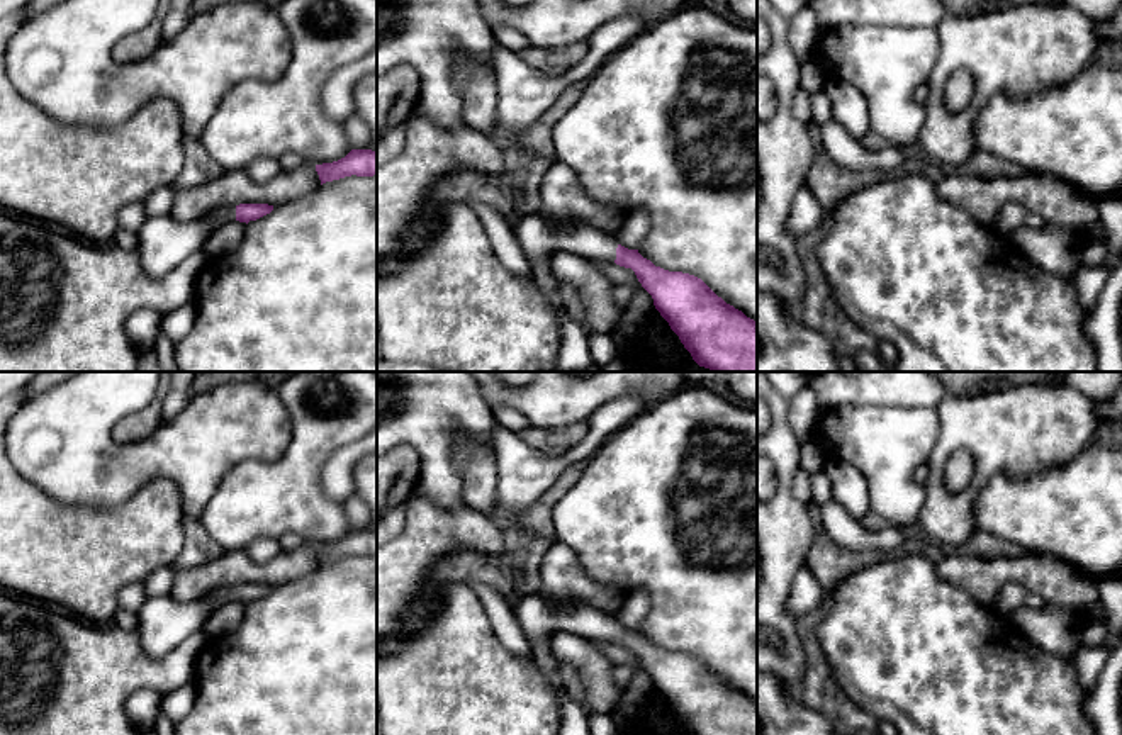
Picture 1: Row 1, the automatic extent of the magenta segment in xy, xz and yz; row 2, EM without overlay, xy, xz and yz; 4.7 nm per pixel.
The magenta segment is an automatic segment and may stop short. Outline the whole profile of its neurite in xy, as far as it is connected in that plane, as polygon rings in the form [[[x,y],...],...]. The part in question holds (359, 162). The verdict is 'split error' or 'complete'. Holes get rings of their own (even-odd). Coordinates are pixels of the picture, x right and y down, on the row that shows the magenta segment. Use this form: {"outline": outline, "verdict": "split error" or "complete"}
{"outline": [[[351,149],[345,158],[316,165],[321,185],[345,177],[373,177],[377,175],[377,153],[372,149]]], "verdict": "complete"}

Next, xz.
{"outline": [[[535,212],[523,216],[514,231],[531,263],[548,263],[555,250],[569,250],[597,263],[631,268],[699,367],[757,372],[757,323],[726,304],[701,278],[655,267],[638,250],[621,246],[613,234],[587,222],[553,226]]], "verdict": "split error"}

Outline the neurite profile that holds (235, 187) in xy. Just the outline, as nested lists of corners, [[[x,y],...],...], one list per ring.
[[[314,165],[294,171],[280,171],[268,183],[253,182],[244,170],[227,170],[219,178],[178,188],[170,216],[178,222],[194,222],[207,214],[239,204],[280,205],[300,199],[321,187]]]

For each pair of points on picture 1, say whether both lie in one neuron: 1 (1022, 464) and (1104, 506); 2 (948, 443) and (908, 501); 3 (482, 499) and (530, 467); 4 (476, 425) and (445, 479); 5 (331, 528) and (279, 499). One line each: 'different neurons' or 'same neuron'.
1: different neurons
2: different neurons
3: different neurons
4: same neuron
5: same neuron

